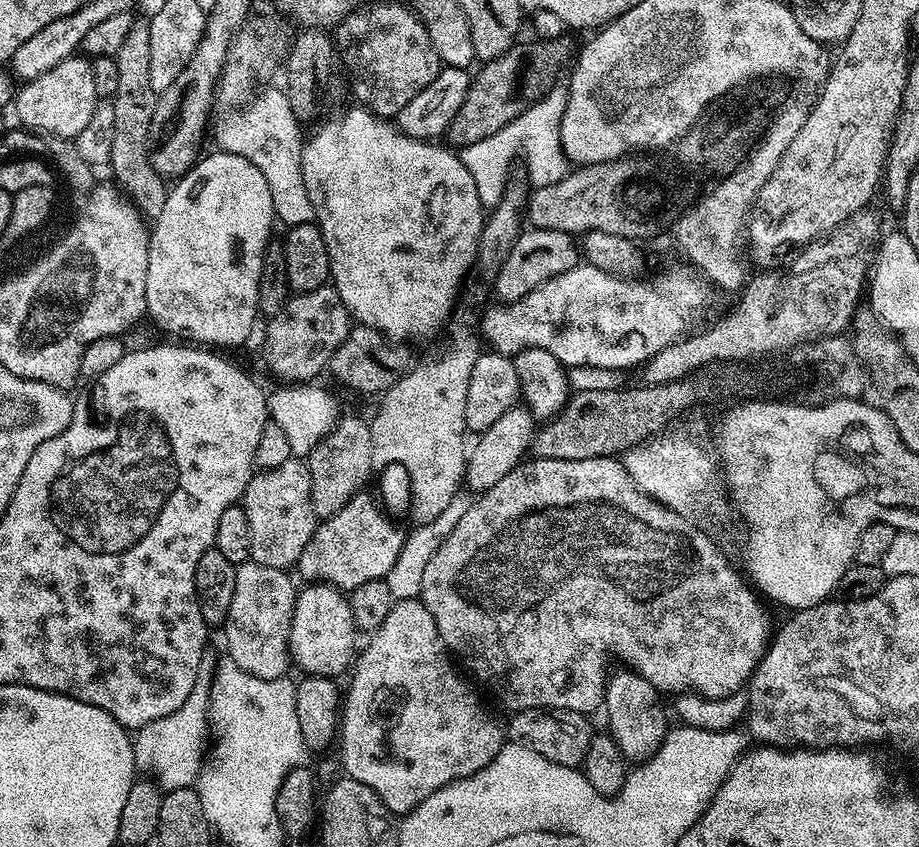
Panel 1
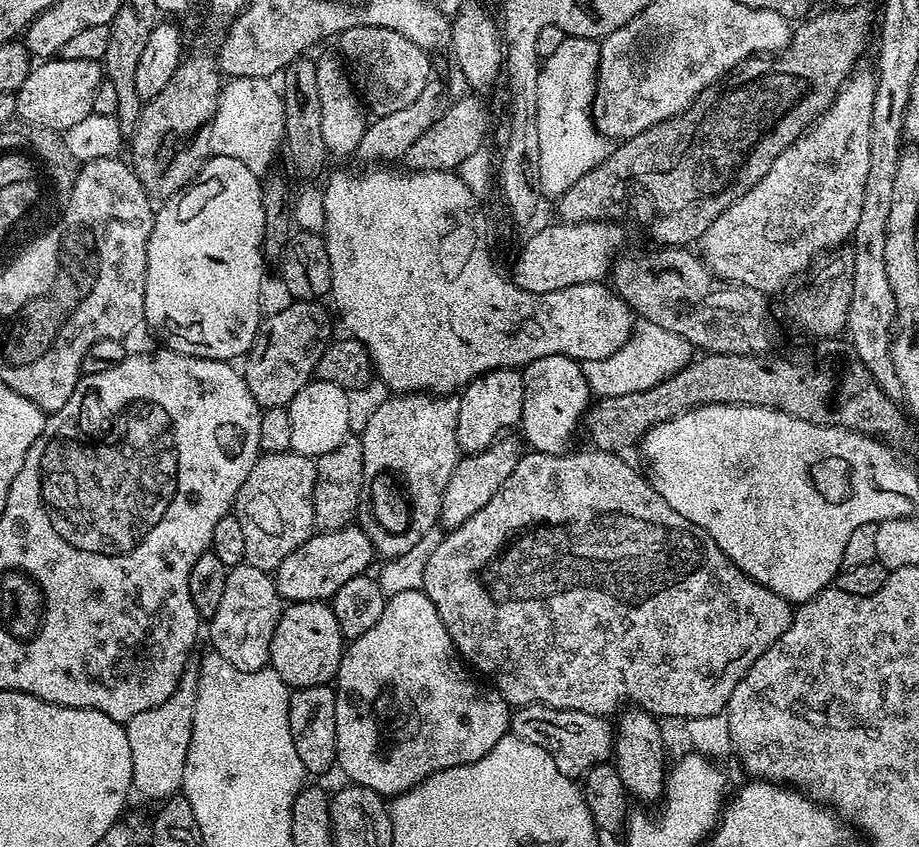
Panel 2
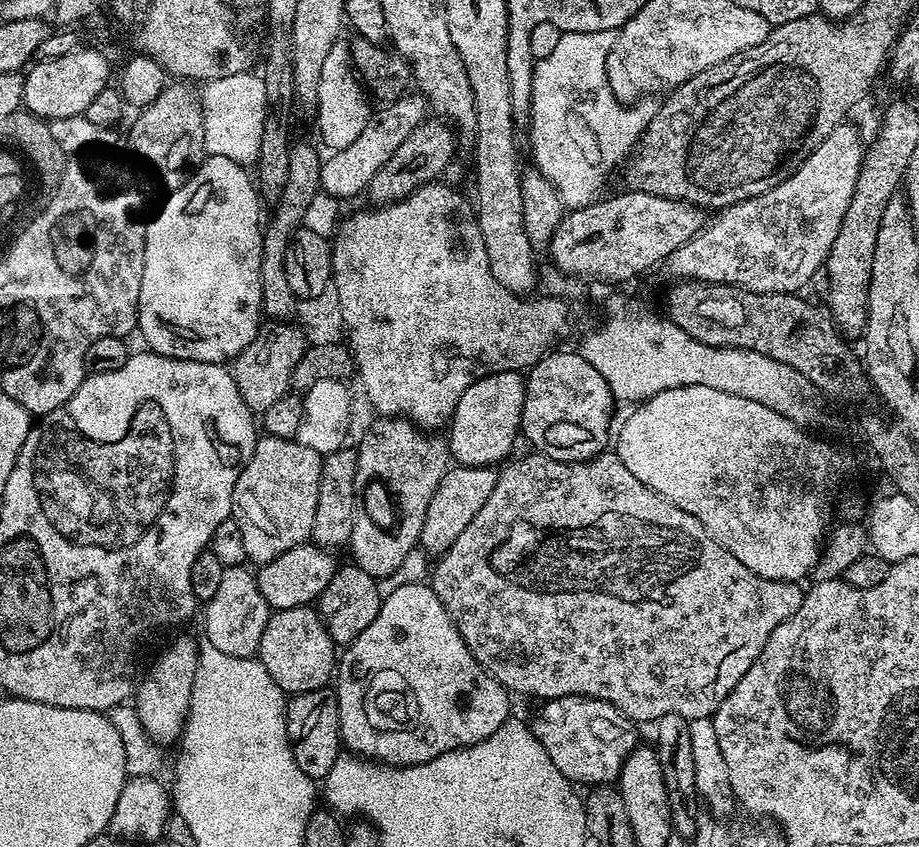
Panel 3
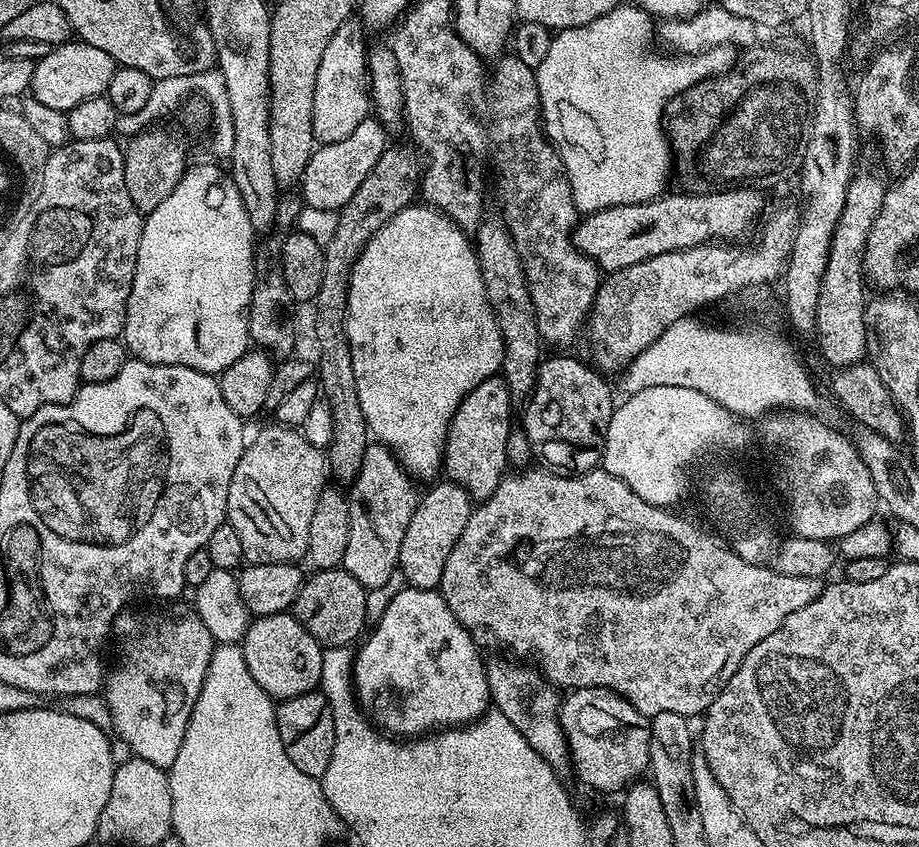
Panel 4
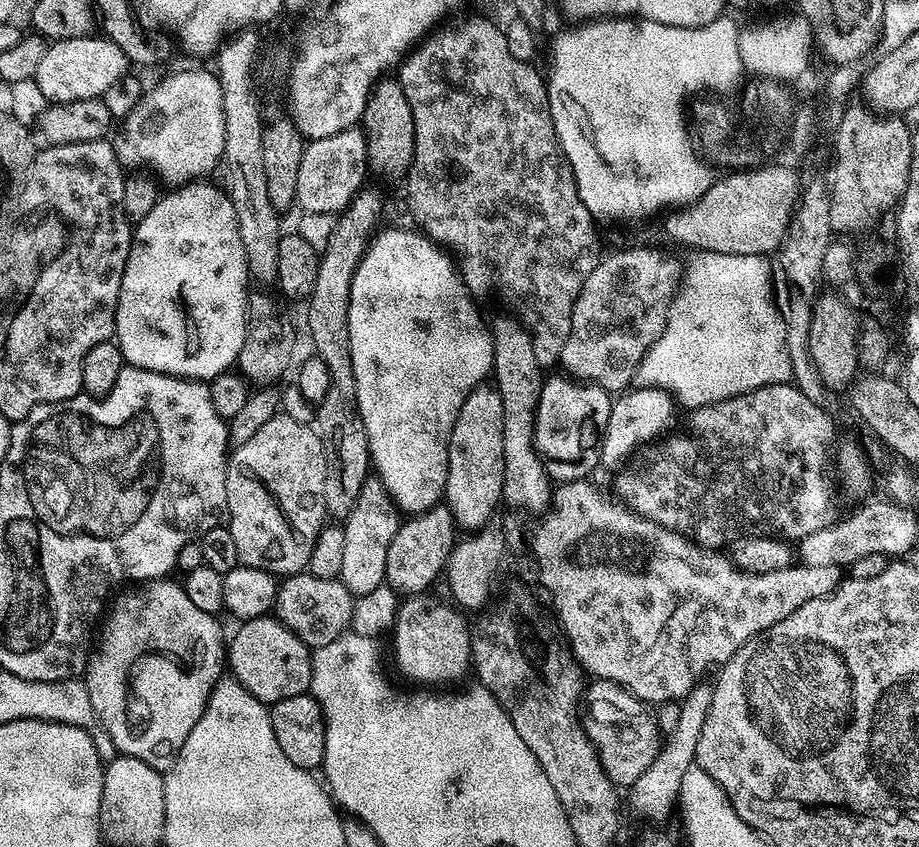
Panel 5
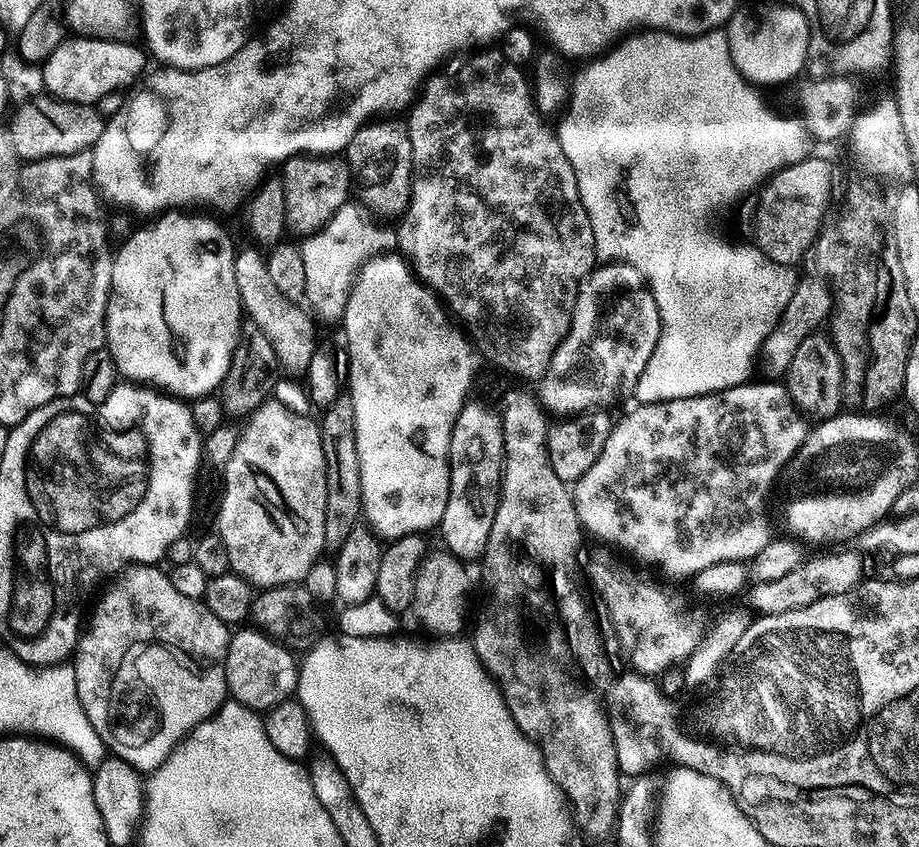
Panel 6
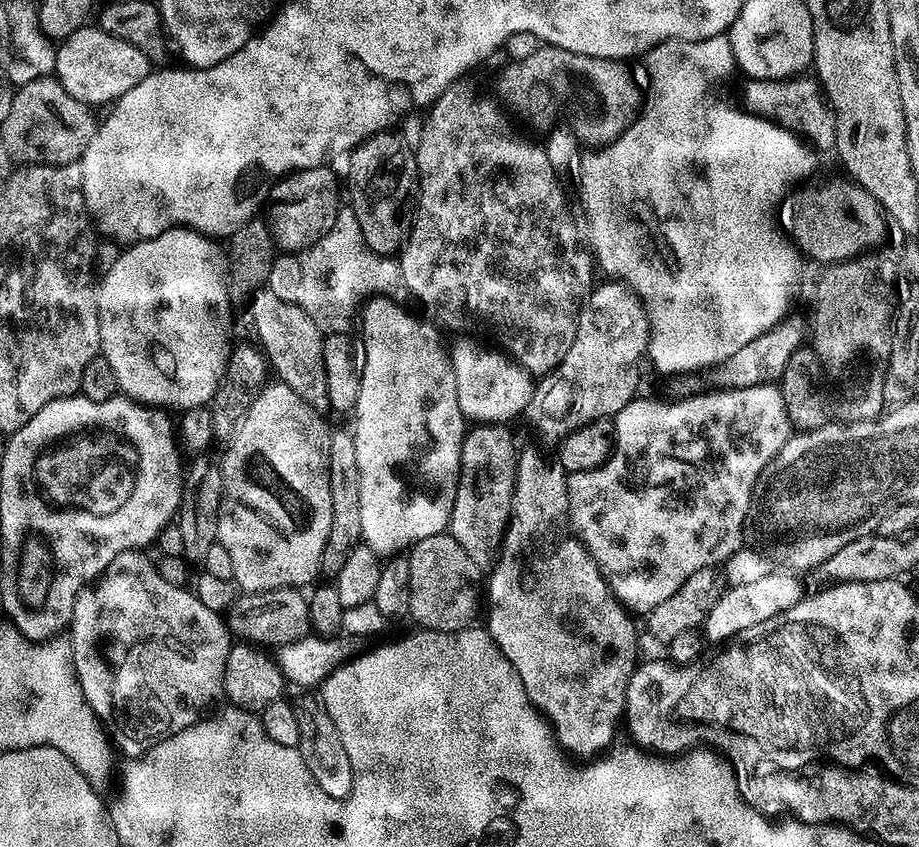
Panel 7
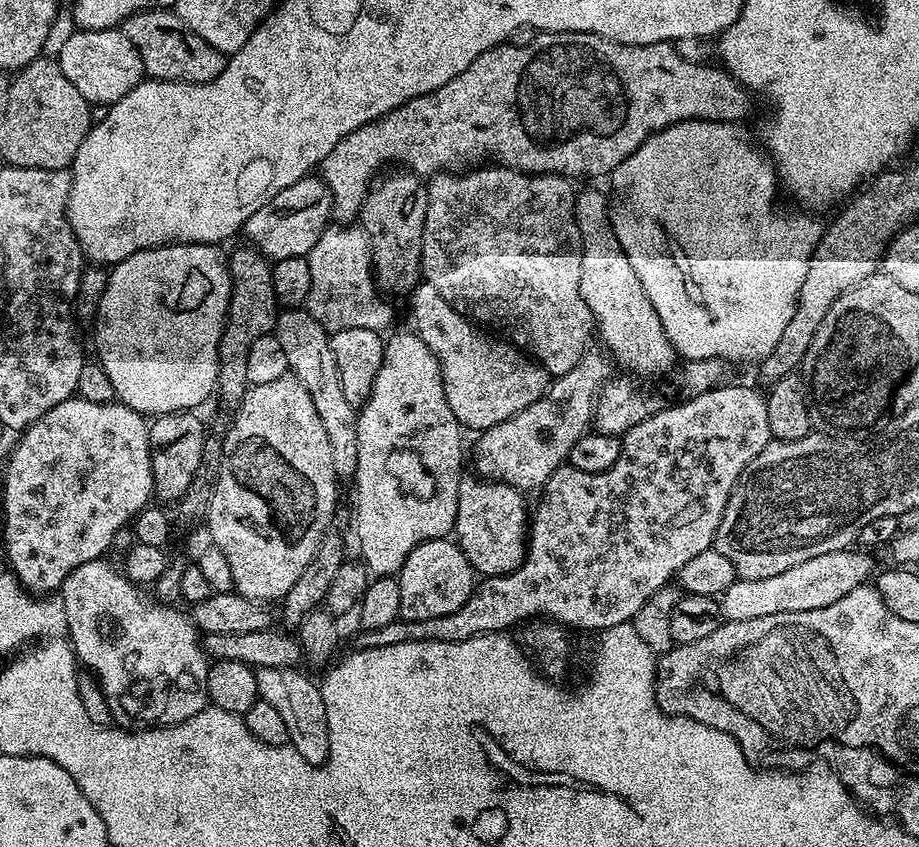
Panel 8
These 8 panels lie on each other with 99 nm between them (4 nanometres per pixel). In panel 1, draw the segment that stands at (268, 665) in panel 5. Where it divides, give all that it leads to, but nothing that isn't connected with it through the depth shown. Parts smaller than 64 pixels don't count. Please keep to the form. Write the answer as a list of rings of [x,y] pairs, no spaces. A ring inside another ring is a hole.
[[[309,583],[296,594],[296,605],[292,611],[292,621],[288,631],[288,654],[293,665],[301,668],[301,673],[309,676],[340,675],[349,671],[358,652],[356,636],[358,629],[354,616],[350,614],[347,595],[330,584]]]

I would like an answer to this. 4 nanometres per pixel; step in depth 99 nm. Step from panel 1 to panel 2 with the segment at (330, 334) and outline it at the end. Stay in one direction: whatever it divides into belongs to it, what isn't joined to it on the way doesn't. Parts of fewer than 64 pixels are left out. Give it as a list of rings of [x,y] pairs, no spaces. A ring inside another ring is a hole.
[[[296,302],[293,308],[284,308],[273,316],[263,317],[260,331],[256,334],[256,341],[248,351],[243,361],[242,375],[246,386],[250,386],[250,394],[254,394],[254,402],[260,404],[261,409],[282,408],[288,406],[298,394],[313,379],[318,364],[318,358],[323,354],[325,345],[320,344],[320,324],[316,321],[316,307],[312,302]]]

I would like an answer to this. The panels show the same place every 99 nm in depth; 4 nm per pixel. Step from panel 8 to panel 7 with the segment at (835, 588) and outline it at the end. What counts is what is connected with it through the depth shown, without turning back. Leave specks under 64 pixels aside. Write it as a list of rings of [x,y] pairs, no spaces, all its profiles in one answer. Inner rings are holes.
[[[774,570],[761,576],[757,581],[728,586],[717,595],[714,606],[704,623],[704,634],[709,640],[726,642],[746,628],[760,624],[795,606],[804,597],[801,580],[797,575],[782,570]]]

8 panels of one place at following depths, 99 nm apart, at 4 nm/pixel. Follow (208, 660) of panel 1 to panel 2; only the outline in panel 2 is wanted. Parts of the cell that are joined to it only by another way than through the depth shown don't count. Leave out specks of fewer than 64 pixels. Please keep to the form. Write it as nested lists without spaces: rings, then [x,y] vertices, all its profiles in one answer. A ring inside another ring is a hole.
[[[193,652],[188,656],[182,678],[174,692],[161,706],[144,710],[142,718],[146,722],[146,732],[138,738],[130,732],[127,741],[130,743],[133,787],[148,798],[167,799],[175,795],[183,785],[186,754],[189,752],[190,738],[193,734],[194,708],[197,706],[198,674],[201,670],[202,654]]]

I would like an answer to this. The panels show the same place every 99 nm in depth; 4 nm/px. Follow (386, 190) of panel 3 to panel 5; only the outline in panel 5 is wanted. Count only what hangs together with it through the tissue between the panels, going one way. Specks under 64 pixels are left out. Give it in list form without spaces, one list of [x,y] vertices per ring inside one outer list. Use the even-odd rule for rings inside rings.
[[[361,190],[343,212],[339,213],[335,230],[323,249],[316,266],[316,281],[308,304],[308,336],[312,339],[315,355],[320,356],[330,370],[330,390],[326,398],[315,405],[314,427],[326,454],[326,490],[324,510],[333,521],[348,519],[362,486],[370,479],[370,457],[368,435],[358,410],[358,386],[354,382],[354,366],[350,358],[350,326],[348,325],[348,303],[350,286],[360,259],[370,247],[370,241],[377,231],[380,211],[384,204],[376,192]]]

